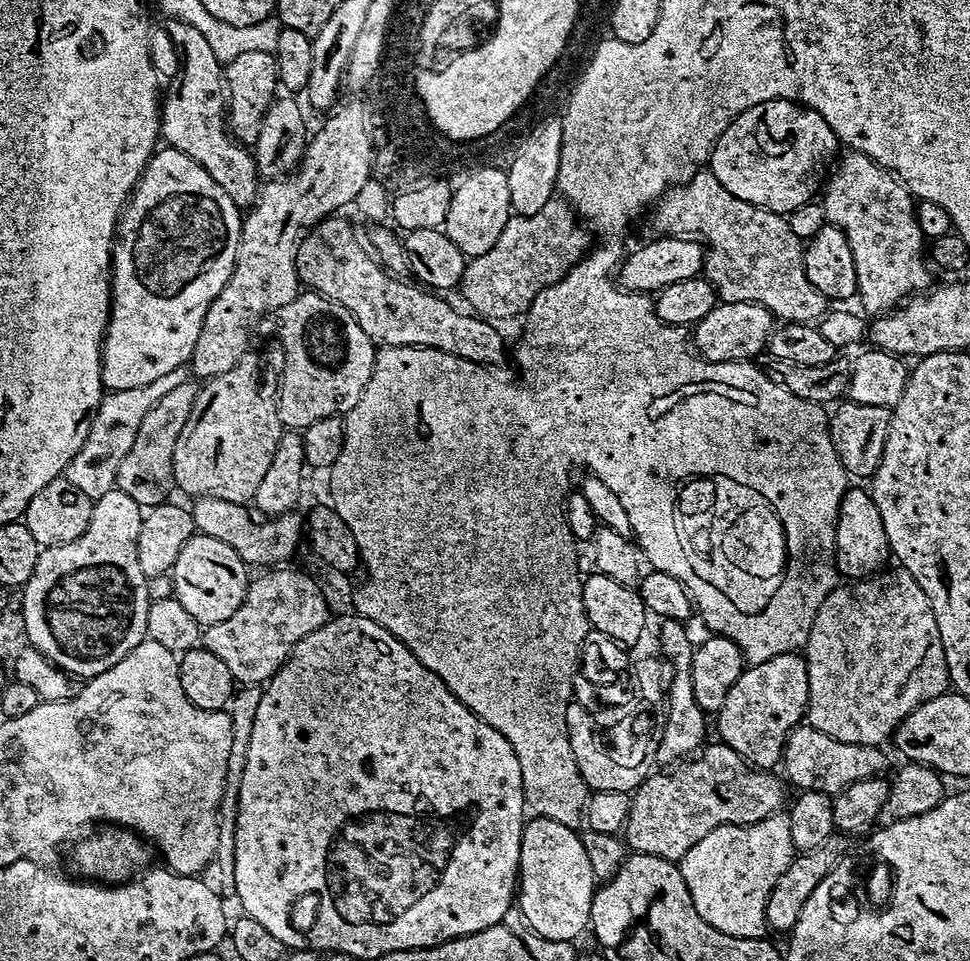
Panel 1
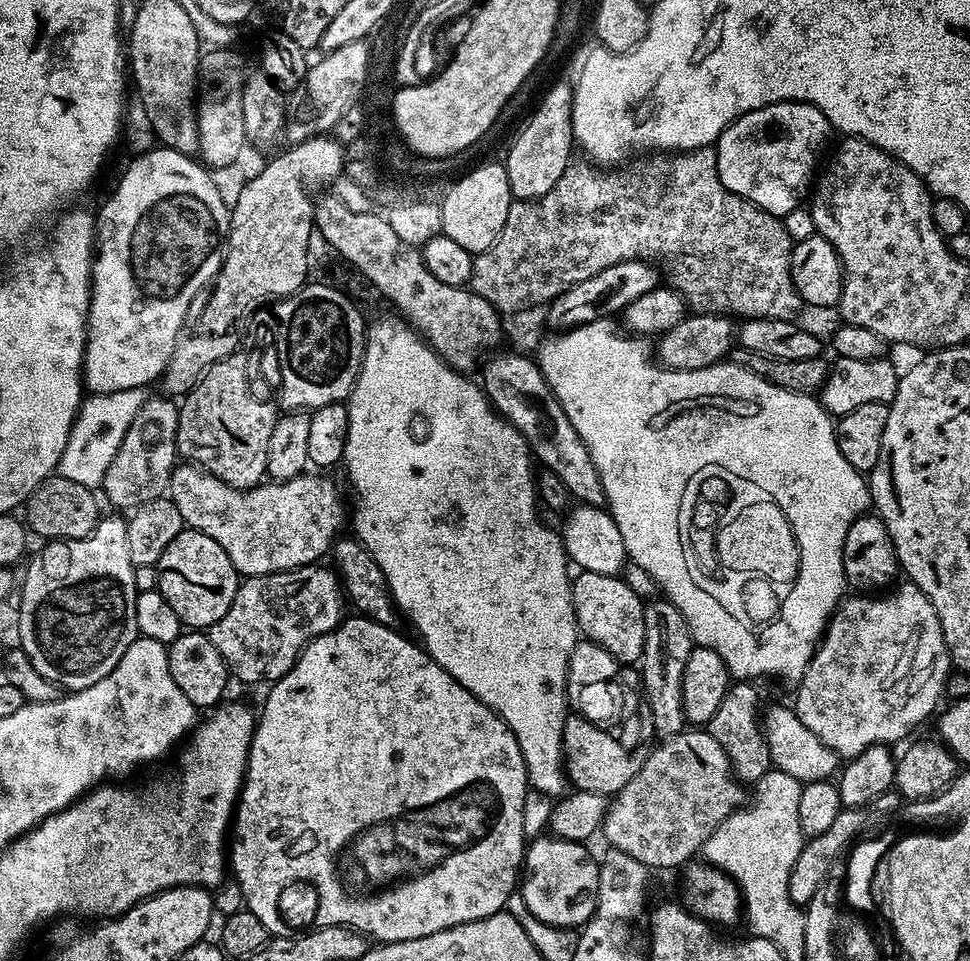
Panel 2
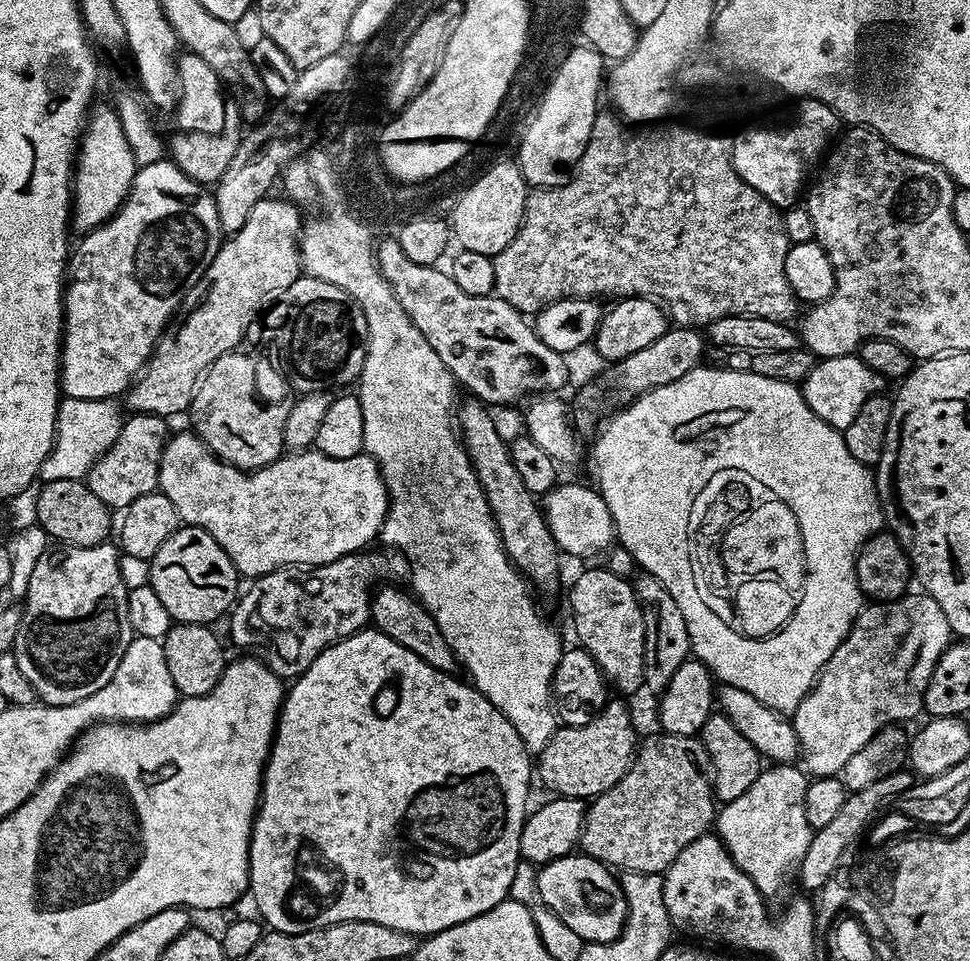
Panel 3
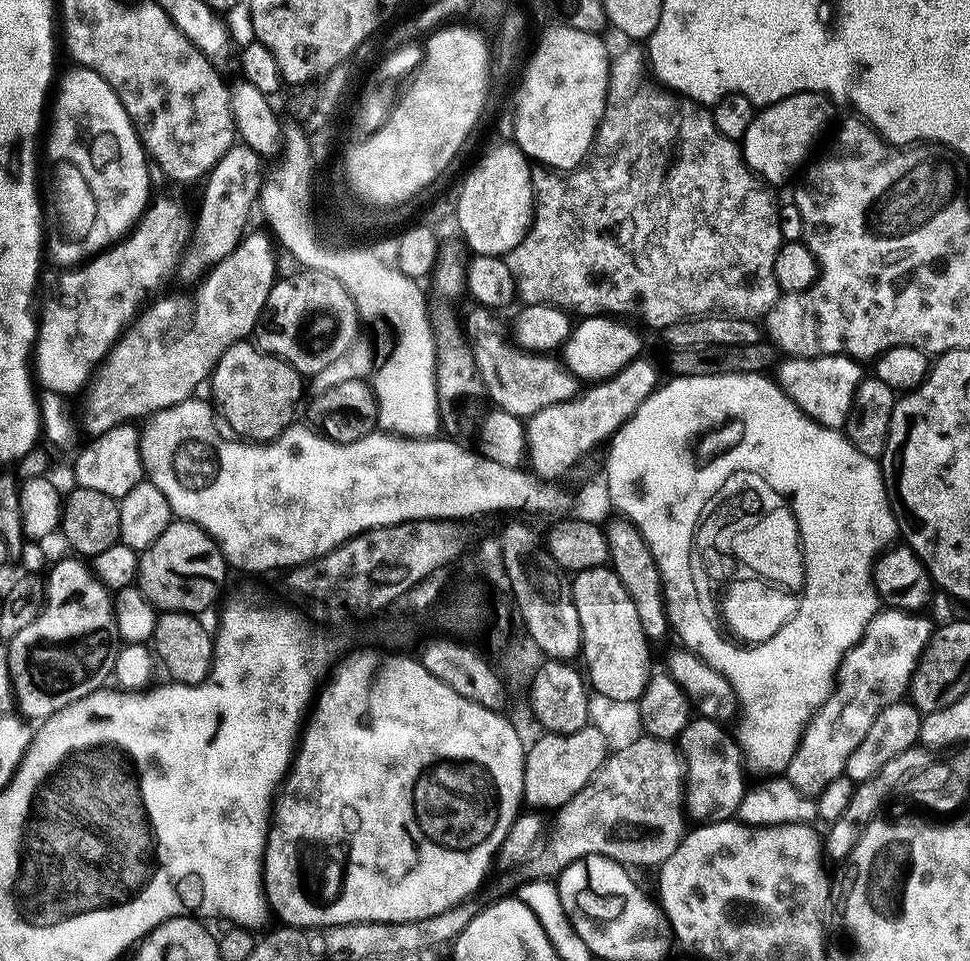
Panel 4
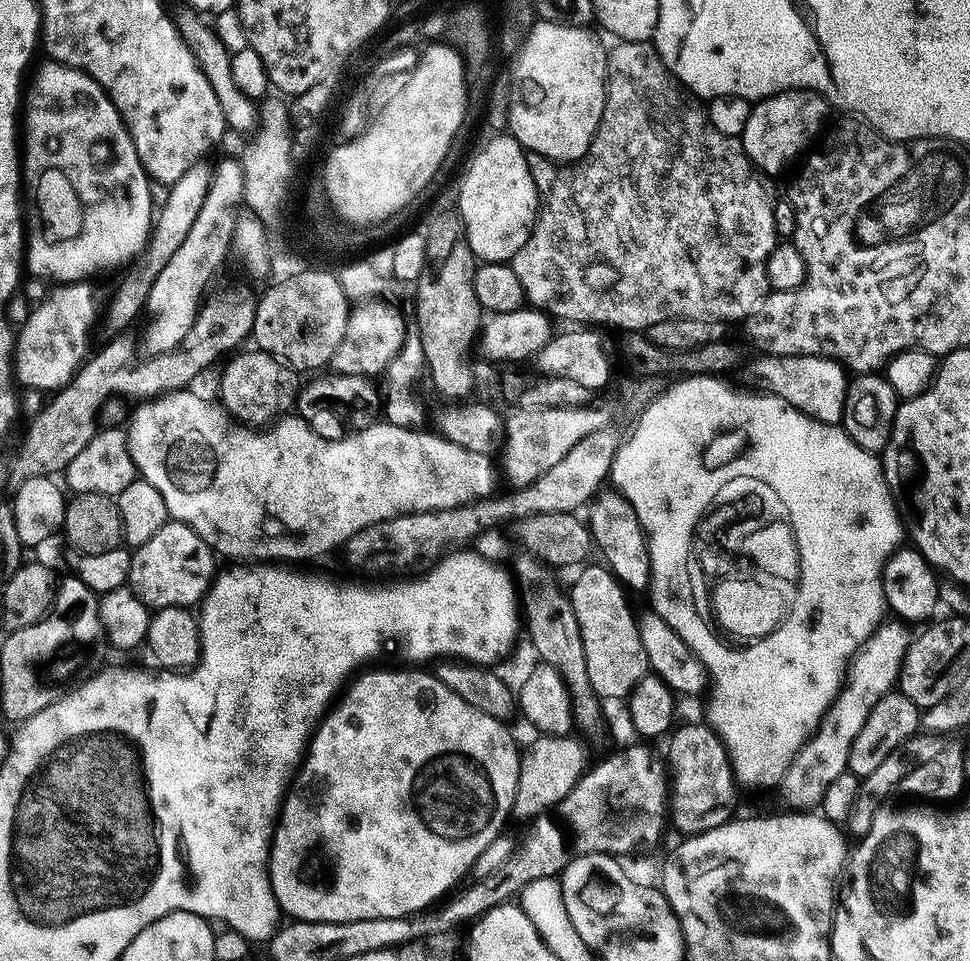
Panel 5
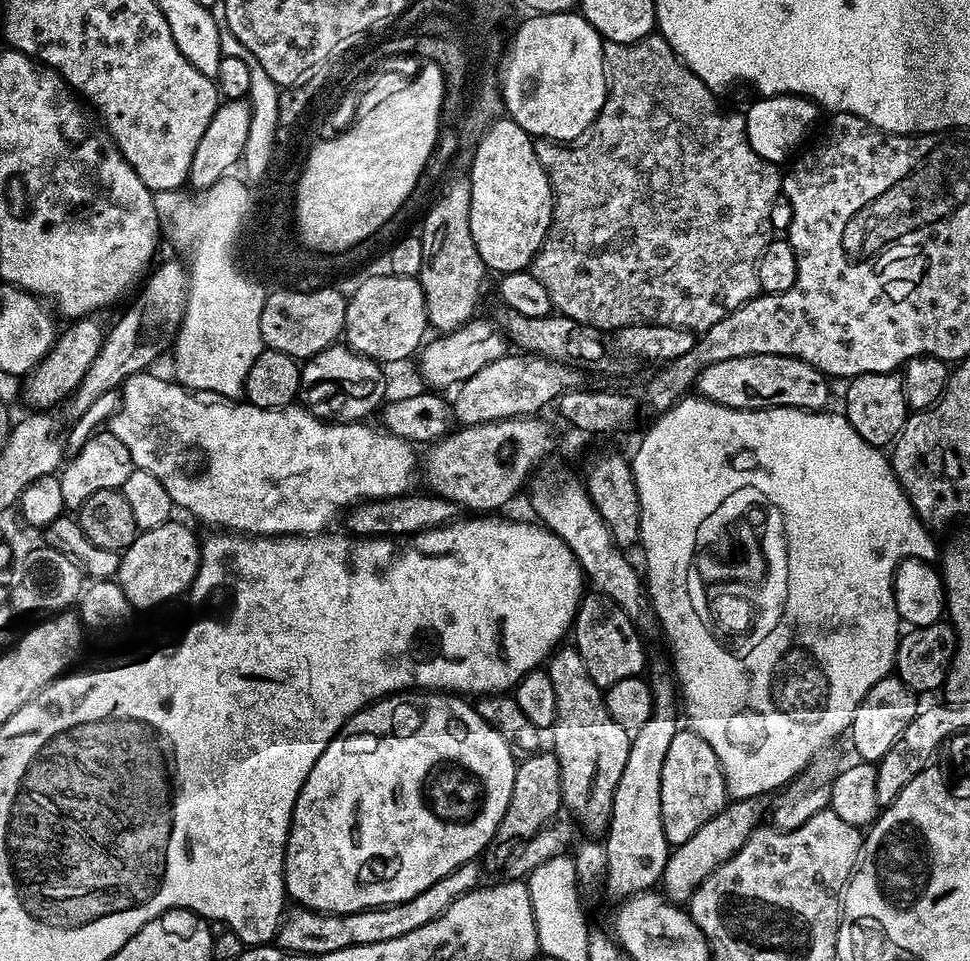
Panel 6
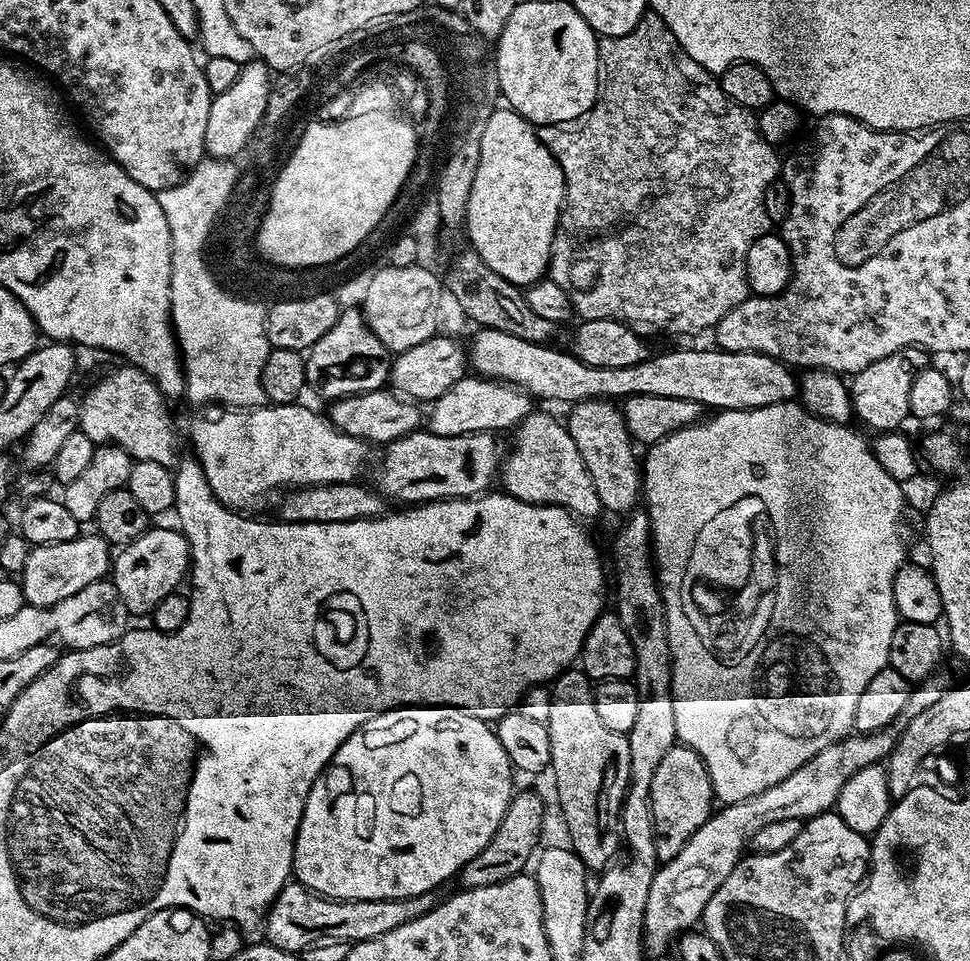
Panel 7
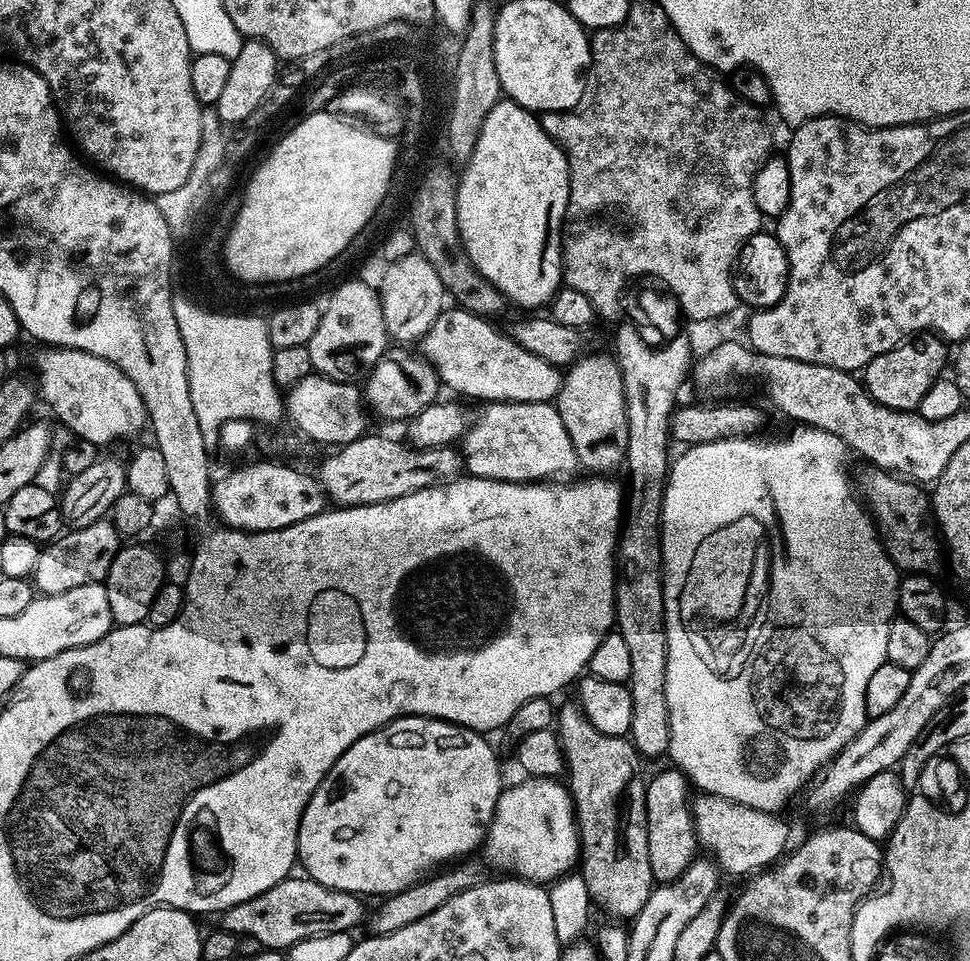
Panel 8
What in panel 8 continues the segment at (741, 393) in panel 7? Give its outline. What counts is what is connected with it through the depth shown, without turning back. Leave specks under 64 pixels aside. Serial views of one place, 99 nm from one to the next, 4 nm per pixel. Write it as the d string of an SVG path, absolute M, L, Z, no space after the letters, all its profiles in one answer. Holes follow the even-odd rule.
M459 306L449 307L441 312L438 319L430 326L430 330L418 341L419 351L425 360L430 361L441 385L449 388L457 397L469 396L479 402L538 402L547 404L555 401L562 383L561 369L556 368L546 358L538 358L538 354L530 354L514 342L507 331L495 328L491 319L476 316Z

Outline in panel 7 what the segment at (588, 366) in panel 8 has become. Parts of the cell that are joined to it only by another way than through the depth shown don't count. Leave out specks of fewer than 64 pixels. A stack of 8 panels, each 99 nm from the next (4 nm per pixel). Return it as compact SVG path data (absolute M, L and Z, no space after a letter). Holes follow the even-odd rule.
M606 398L582 400L571 407L566 427L574 438L582 460L590 471L591 481L601 509L607 512L627 514L637 507L642 490L642 470L640 460L634 452L634 442L625 426L623 411L613 401Z

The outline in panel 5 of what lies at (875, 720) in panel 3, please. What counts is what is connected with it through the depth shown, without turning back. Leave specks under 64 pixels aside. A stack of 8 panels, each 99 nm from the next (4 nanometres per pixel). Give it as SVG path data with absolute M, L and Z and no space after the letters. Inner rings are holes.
M900 622L881 623L873 632L864 647L852 657L841 692L836 701L828 708L818 731L801 748L791 766L782 777L784 800L792 810L812 810L820 806L827 794L827 788L839 775L848 771L848 755L852 749L858 730L866 722L870 710L875 704L897 687L900 679L900 667L908 649L910 632Z

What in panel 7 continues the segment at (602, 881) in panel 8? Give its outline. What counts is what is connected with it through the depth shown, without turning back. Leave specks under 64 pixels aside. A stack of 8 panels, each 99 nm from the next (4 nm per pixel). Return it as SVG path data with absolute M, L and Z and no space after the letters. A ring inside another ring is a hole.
M564 688L560 696L558 692L550 706L550 718L546 723L550 734L552 759L550 773L552 772L552 780L556 783L556 800L560 803L560 812L564 815L565 826L568 827L567 843L578 854L585 868L603 870L621 855L624 843L624 823L620 821L620 813L624 806L624 795L628 793L630 742L625 733L609 730L602 723L598 710L594 710L592 696L584 696L580 688Z

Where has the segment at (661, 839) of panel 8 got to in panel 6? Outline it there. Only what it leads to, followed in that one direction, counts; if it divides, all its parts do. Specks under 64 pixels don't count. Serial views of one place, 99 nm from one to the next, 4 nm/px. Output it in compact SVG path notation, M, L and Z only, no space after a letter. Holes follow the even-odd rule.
M677 730L670 741L666 762L662 762L662 830L666 830L669 845L684 844L710 818L728 807L730 797L724 781L724 771L718 762L718 754L710 750L710 742L691 730Z

